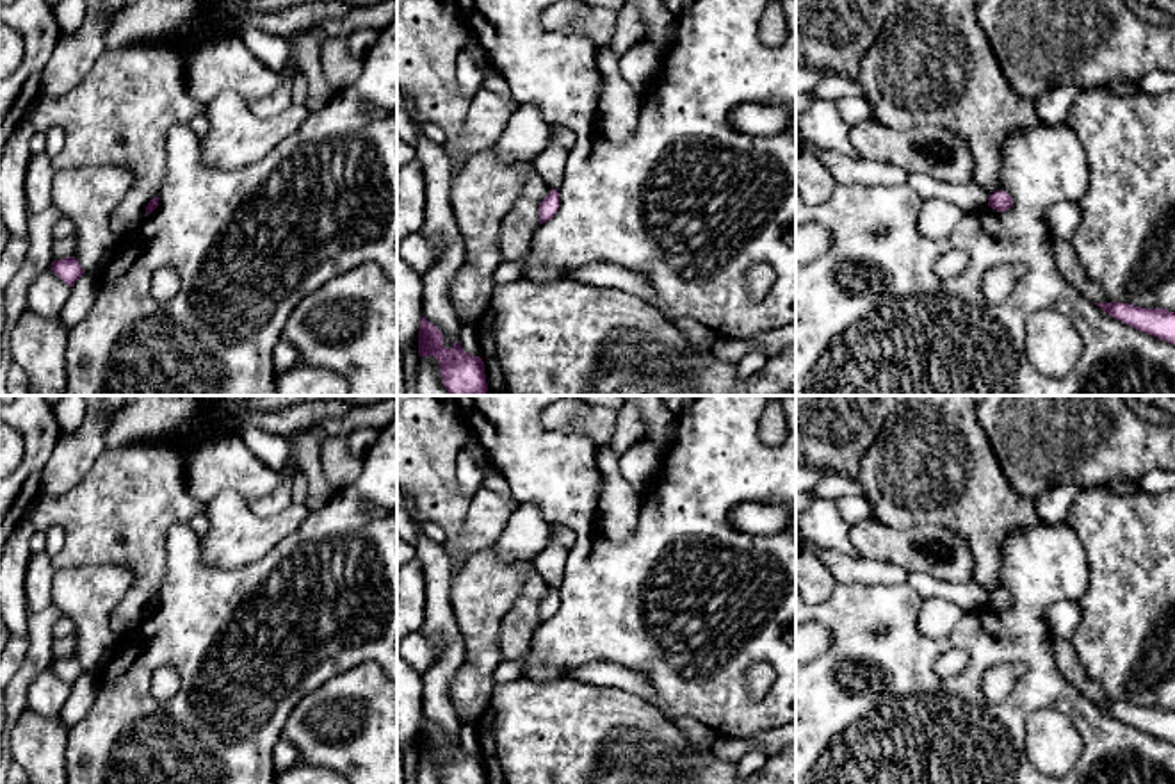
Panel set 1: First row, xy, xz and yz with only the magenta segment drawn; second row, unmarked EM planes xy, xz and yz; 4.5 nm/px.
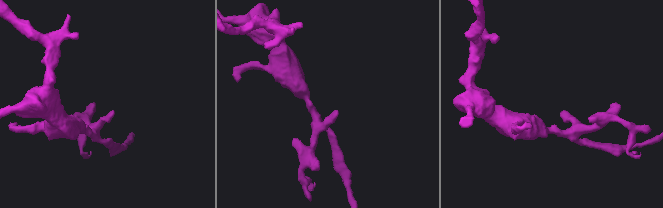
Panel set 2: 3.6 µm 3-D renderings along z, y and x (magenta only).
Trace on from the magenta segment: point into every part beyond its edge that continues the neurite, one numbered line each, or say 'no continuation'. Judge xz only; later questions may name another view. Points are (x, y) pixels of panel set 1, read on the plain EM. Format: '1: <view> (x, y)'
no continuation

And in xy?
no continuation

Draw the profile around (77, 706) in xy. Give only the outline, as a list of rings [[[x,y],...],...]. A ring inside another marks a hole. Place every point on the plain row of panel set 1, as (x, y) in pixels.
[[[82,674],[71,686],[71,693],[66,698],[59,718],[68,725],[68,729],[80,723],[91,711],[98,690],[98,677],[91,674]]]

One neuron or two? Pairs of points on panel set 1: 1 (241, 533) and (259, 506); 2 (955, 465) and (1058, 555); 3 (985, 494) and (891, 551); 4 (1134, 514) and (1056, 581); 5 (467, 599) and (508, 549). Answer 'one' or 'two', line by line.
1: two
2: two
3: two
4: two
5: two

